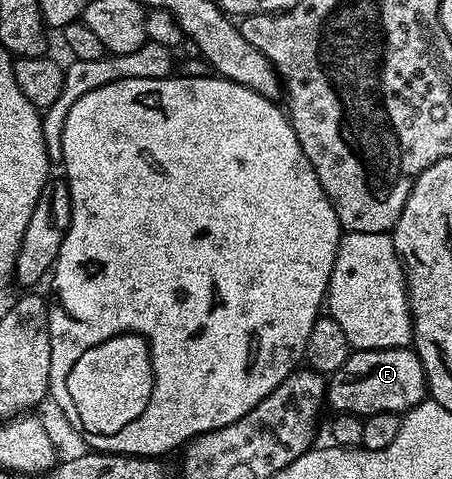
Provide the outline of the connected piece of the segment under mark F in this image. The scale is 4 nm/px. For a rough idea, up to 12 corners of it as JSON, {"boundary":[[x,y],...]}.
{"boundary":[[414,349],[355,350],[332,411],[402,415],[427,397]]}

